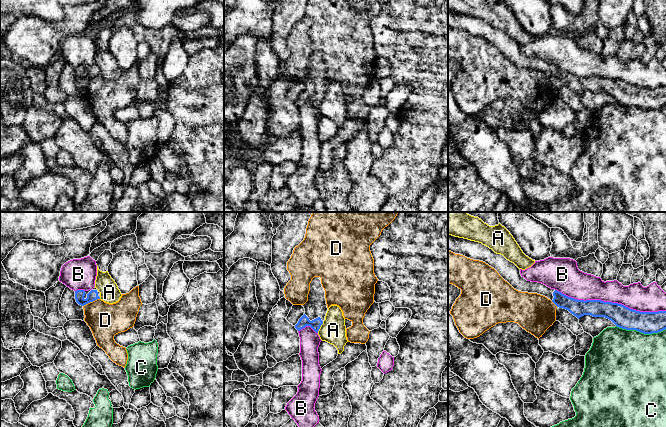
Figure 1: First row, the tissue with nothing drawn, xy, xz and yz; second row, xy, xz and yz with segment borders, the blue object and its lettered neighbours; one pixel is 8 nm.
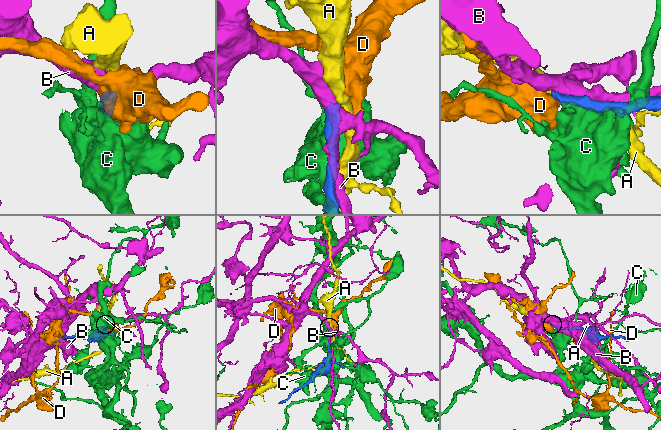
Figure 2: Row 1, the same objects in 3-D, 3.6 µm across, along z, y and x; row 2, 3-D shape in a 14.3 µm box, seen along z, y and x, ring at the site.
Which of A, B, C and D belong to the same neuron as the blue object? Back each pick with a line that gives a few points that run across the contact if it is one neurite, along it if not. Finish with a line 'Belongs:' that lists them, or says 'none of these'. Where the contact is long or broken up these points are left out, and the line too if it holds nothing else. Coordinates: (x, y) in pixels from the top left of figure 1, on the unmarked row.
Belongs: none of these

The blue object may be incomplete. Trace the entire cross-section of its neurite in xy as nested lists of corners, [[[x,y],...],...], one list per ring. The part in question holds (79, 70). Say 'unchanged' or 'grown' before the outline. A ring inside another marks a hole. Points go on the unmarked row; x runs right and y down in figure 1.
grown | [[[95,63],[88,67],[77,66],[75,67],[75,75],[79,81],[84,82],[90,78],[100,75],[100,68]]]

